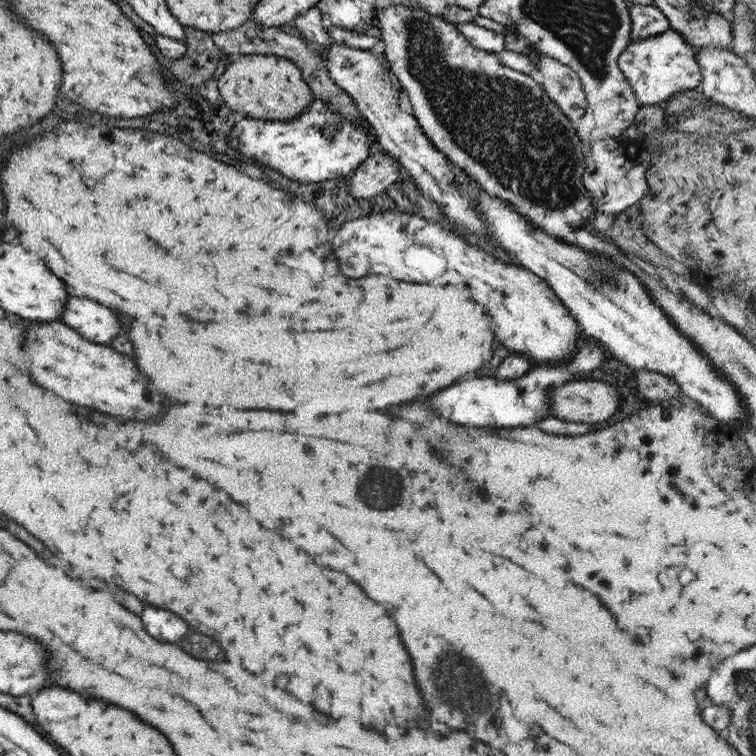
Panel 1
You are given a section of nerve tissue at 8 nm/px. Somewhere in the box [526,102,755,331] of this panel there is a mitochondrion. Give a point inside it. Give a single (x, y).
(595, 277)

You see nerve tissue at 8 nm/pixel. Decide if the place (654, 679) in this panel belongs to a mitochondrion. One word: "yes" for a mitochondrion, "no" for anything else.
no

